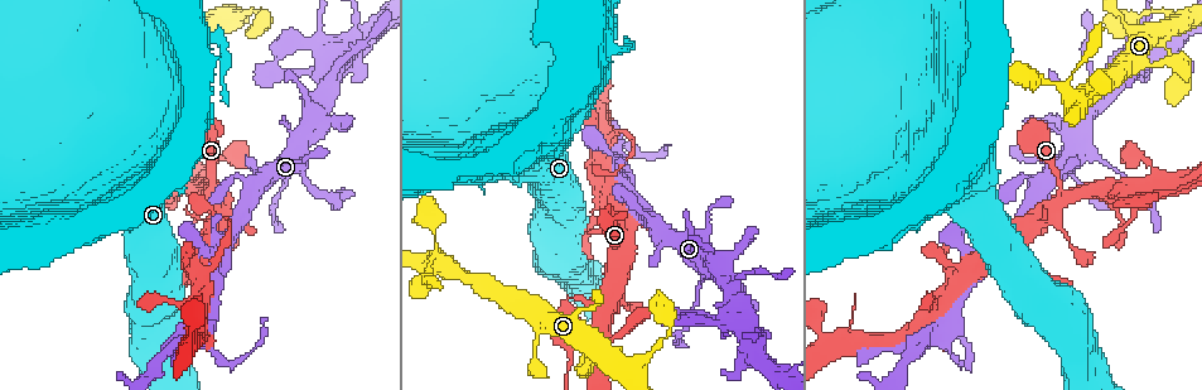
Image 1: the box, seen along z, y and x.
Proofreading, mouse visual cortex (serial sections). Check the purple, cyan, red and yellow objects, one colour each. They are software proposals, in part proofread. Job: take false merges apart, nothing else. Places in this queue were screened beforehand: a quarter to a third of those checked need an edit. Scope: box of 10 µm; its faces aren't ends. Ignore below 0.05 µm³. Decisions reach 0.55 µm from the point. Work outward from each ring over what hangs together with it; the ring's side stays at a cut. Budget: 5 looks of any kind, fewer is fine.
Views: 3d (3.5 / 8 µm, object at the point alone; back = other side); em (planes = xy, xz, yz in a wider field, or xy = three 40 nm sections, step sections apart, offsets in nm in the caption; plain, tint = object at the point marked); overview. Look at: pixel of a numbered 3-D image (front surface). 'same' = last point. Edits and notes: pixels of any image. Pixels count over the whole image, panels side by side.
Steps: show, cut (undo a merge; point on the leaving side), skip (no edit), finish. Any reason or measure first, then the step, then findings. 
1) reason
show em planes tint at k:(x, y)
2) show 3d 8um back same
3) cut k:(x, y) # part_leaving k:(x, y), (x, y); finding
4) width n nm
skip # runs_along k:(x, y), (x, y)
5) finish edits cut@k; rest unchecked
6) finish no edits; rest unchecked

sharp bend
show 3d 3.5um at 1:(1117, 202)

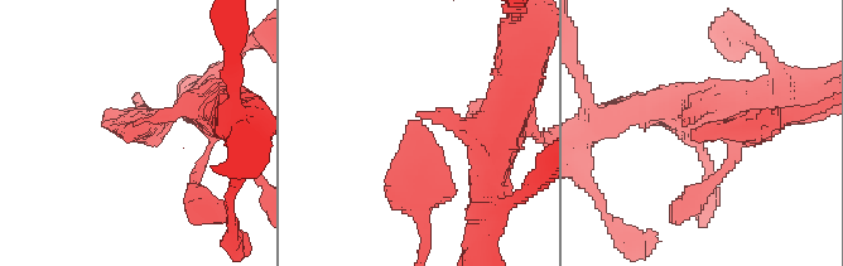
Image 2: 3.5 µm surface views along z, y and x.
arm_widths 250, 400 nm
skip # runs_along 2:(487, 125), (418, 122), (422, 209); continuous, no second cell

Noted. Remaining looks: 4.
sudden change in width
show 3d 3.5um back at 1:(434, 254)

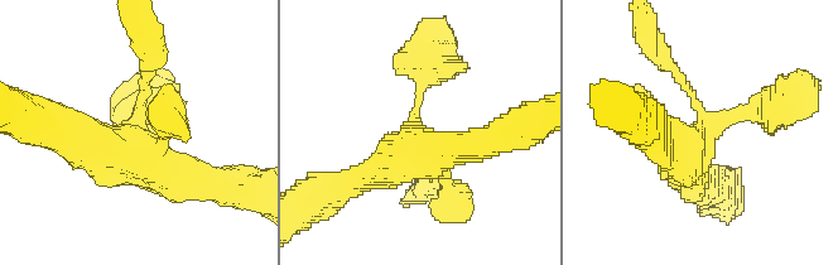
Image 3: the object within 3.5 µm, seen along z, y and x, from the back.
shape alone is not enough
show em xy step 5 tint at 3:(701, 128)

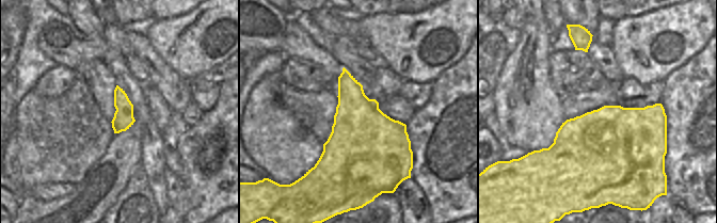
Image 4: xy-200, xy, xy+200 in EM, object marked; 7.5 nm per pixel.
skip # runs_along 3:(341, 187), (419, 141), (423, 81); all the same cell

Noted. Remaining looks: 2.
finish no edits; rest unchecked

